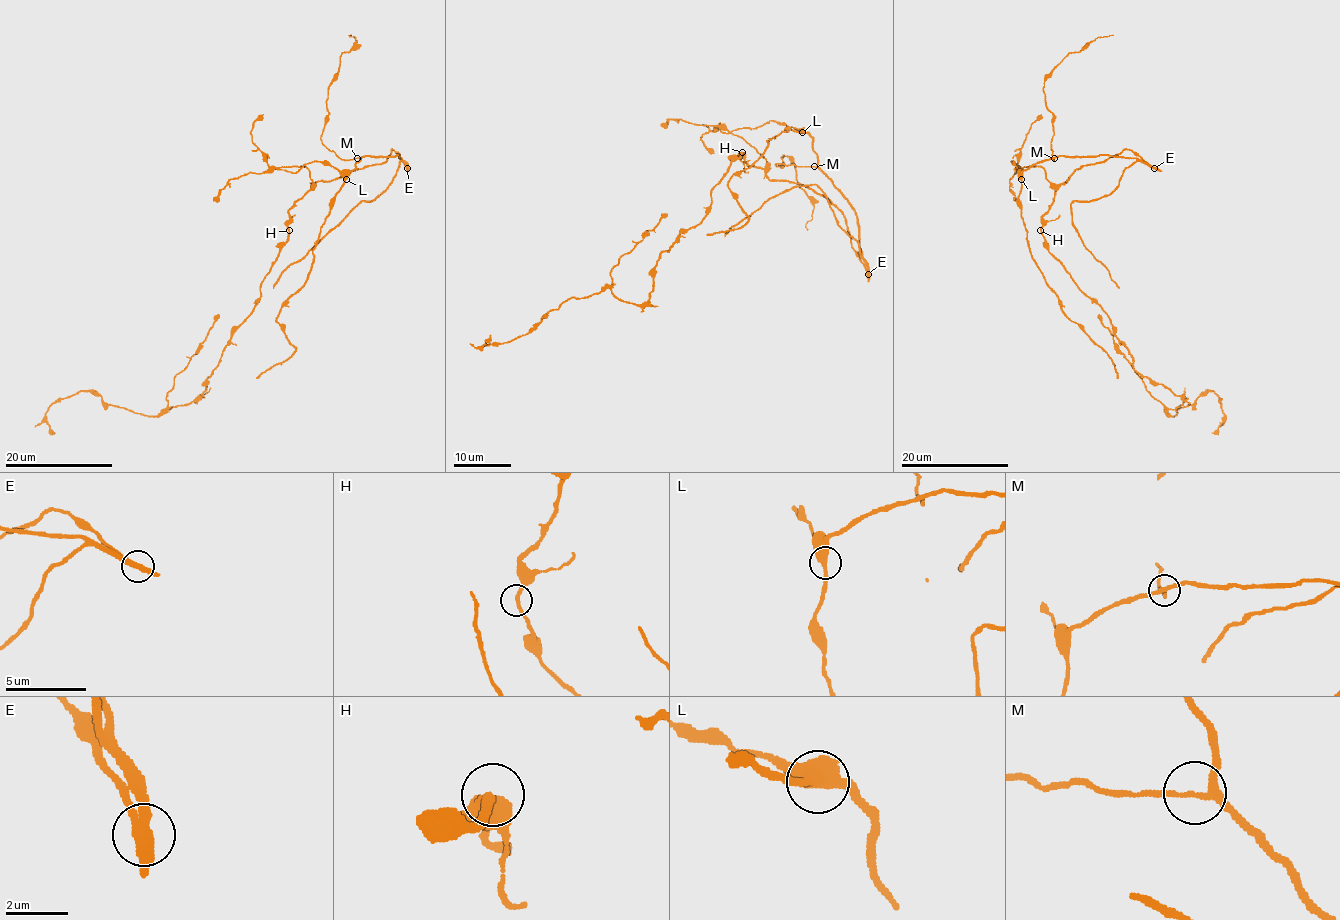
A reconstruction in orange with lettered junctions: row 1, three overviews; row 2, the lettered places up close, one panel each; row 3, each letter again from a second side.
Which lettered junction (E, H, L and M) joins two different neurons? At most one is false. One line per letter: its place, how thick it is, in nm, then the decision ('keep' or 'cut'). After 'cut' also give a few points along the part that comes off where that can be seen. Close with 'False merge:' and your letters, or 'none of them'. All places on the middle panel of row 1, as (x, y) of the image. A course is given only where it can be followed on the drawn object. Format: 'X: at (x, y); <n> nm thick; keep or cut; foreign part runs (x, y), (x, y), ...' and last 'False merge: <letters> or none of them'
E: at (868, 274); 360 nm thick; cut; foreign part runs (868, 274), (857, 214), (818, 165), (807, 132), (775, 136), (732, 176), (732, 196), (748, 221), (706, 235)
H: at (742, 152); 240 nm thick; keep
L: at (802, 132); 460 nm thick; keep
M: at (814, 166); 170 nm thick; keep
False merge: E

